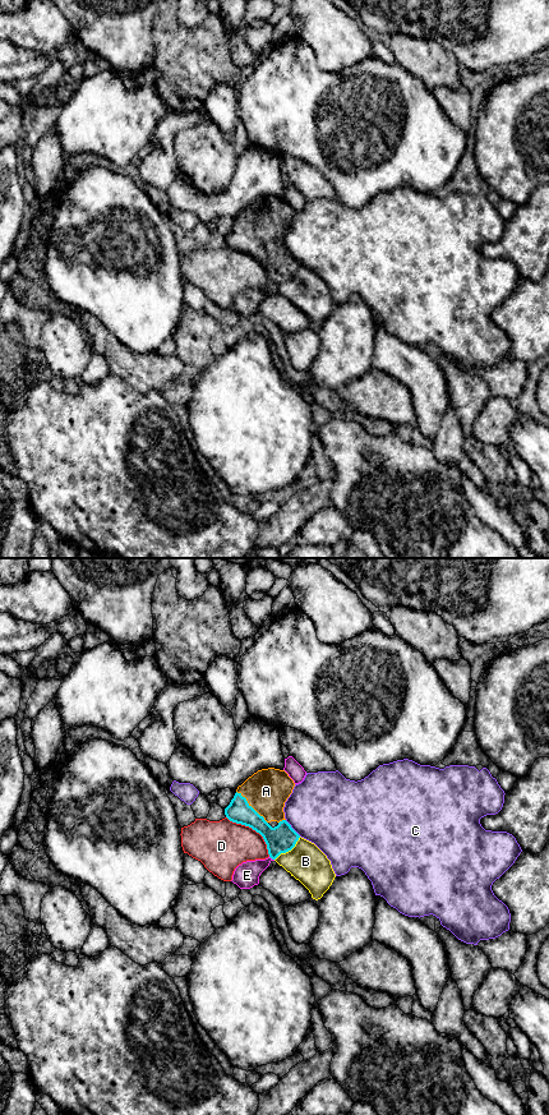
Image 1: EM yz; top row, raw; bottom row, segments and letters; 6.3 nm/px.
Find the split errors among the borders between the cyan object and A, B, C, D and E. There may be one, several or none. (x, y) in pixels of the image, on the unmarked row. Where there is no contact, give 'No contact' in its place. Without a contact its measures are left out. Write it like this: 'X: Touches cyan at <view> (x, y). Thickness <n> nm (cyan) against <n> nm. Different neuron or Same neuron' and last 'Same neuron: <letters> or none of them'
A: Touches cyan at yz (250, 234). Thickness 150 nm (cyan) against 280 nm. Same neuron
B: Touches cyan at yz (289, 277). Thickness 180 nm (cyan) against 240 nm. Different neuron
C: Touches cyan at yz (291, 256). Thickness 180 nm (cyan) against 460 nm. Different neuron
D: Touches cyan at yz (254, 257). Thickness 180 nm (cyan) against 320 nm. Different neuron
E: Touches cyan at yz (272, 286). Thickness 180 nm (cyan) against 160 nm. Different neuron
Same neuron: A

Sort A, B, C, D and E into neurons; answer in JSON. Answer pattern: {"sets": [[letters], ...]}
{"sets": [["A"], ["B"], ["C"], ["D"], ["E"]]}

